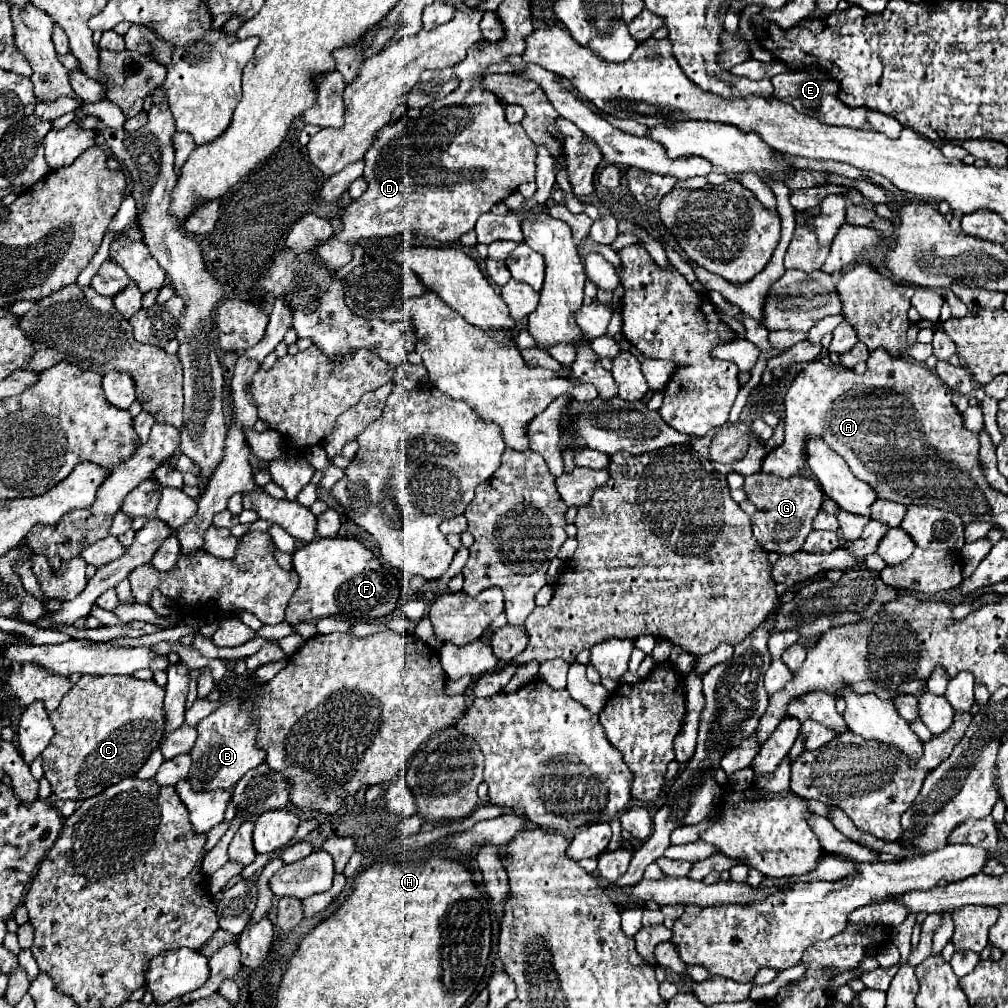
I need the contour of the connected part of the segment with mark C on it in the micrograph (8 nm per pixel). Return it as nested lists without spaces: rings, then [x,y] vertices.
[[[81,676],[71,692],[61,700],[59,708],[51,714],[55,736],[41,752],[45,778],[51,782],[53,794],[63,800],[85,800],[97,796],[123,778],[135,776],[163,738],[163,698],[165,688],[155,680],[137,680],[131,676]]]

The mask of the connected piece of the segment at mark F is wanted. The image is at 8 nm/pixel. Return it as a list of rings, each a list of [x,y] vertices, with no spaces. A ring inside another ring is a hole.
[[[315,538],[293,552],[293,570],[299,574],[299,588],[293,592],[285,610],[285,620],[293,624],[339,614],[347,622],[383,618],[401,600],[397,576],[389,576],[375,554],[355,538]]]

